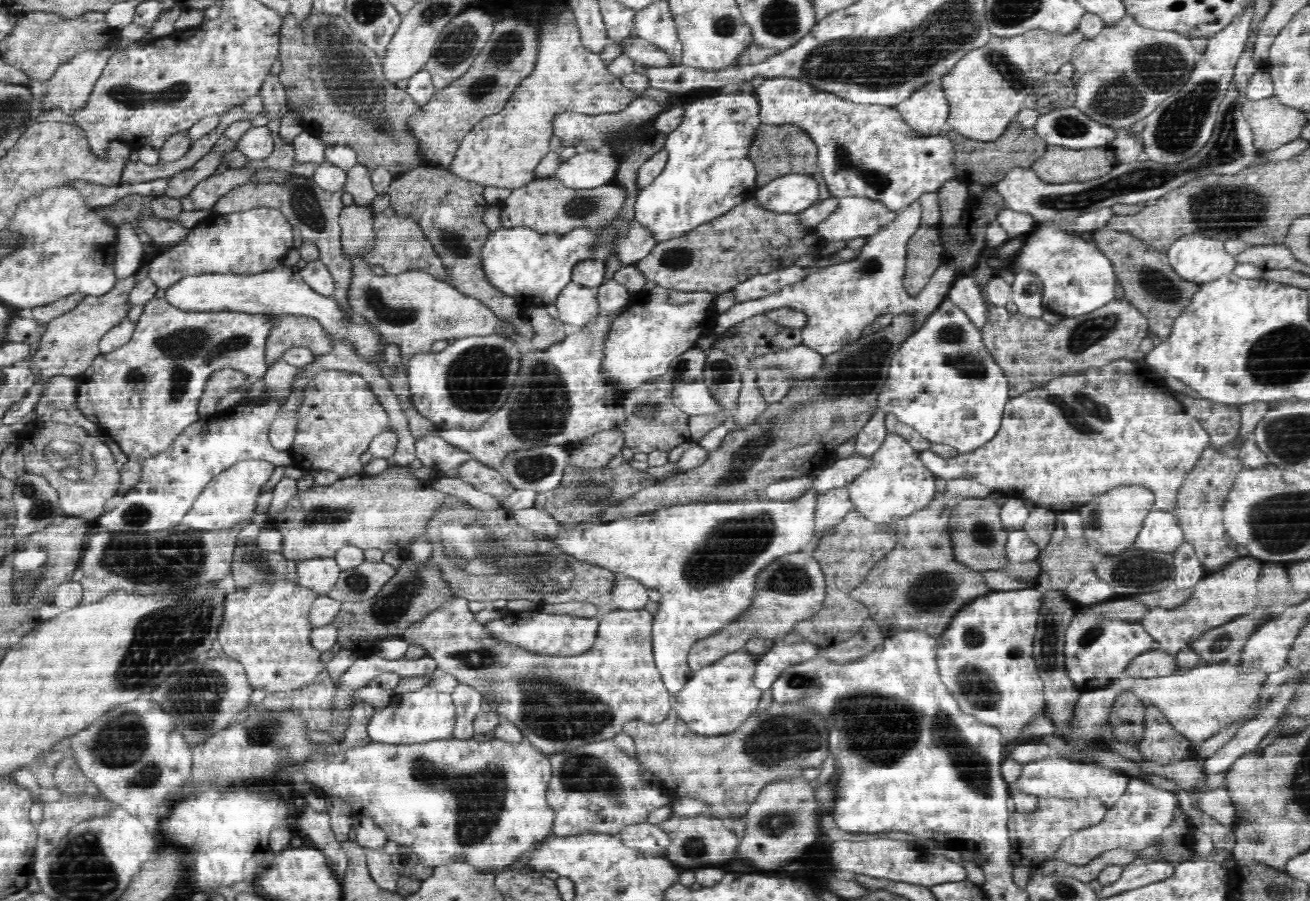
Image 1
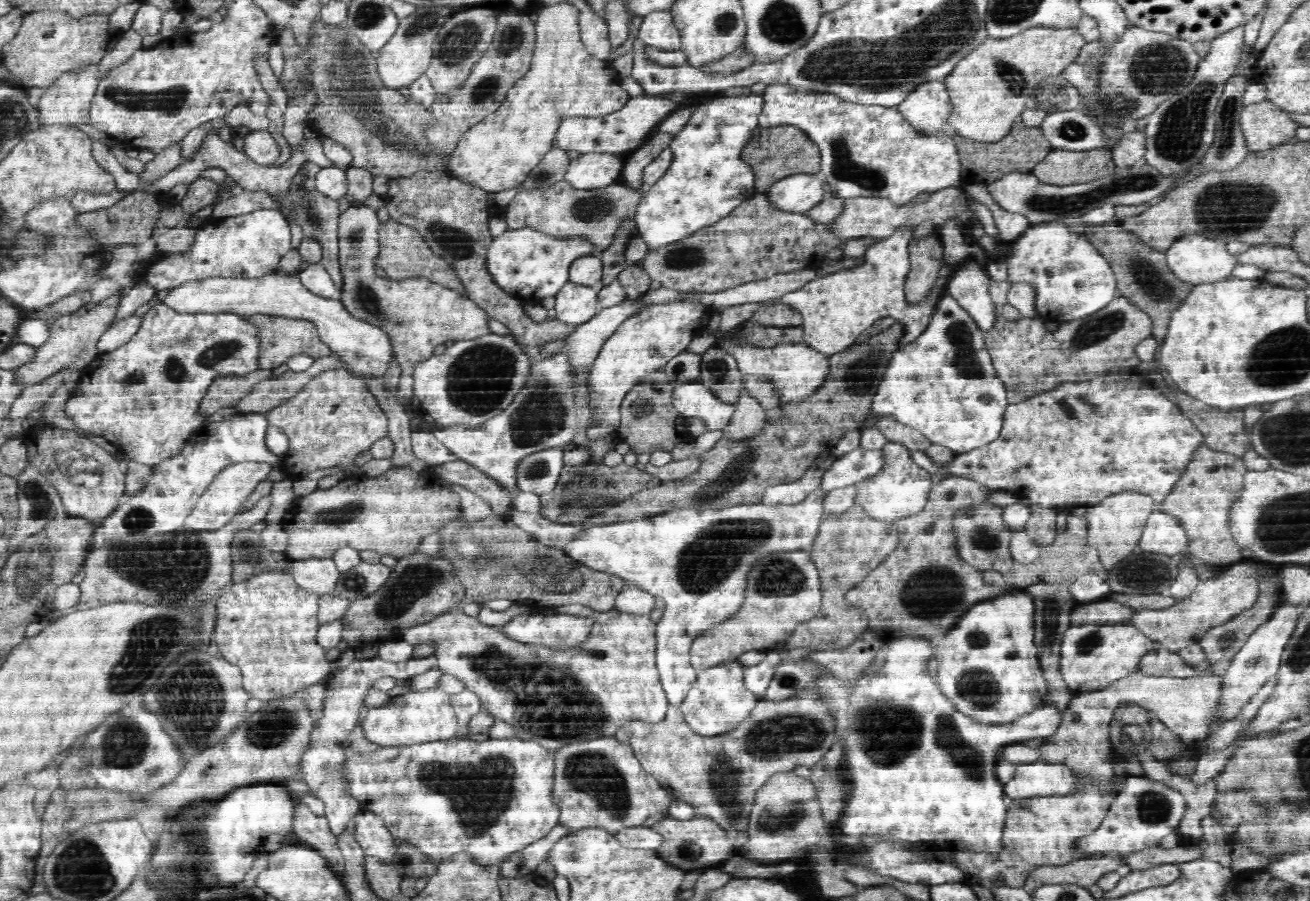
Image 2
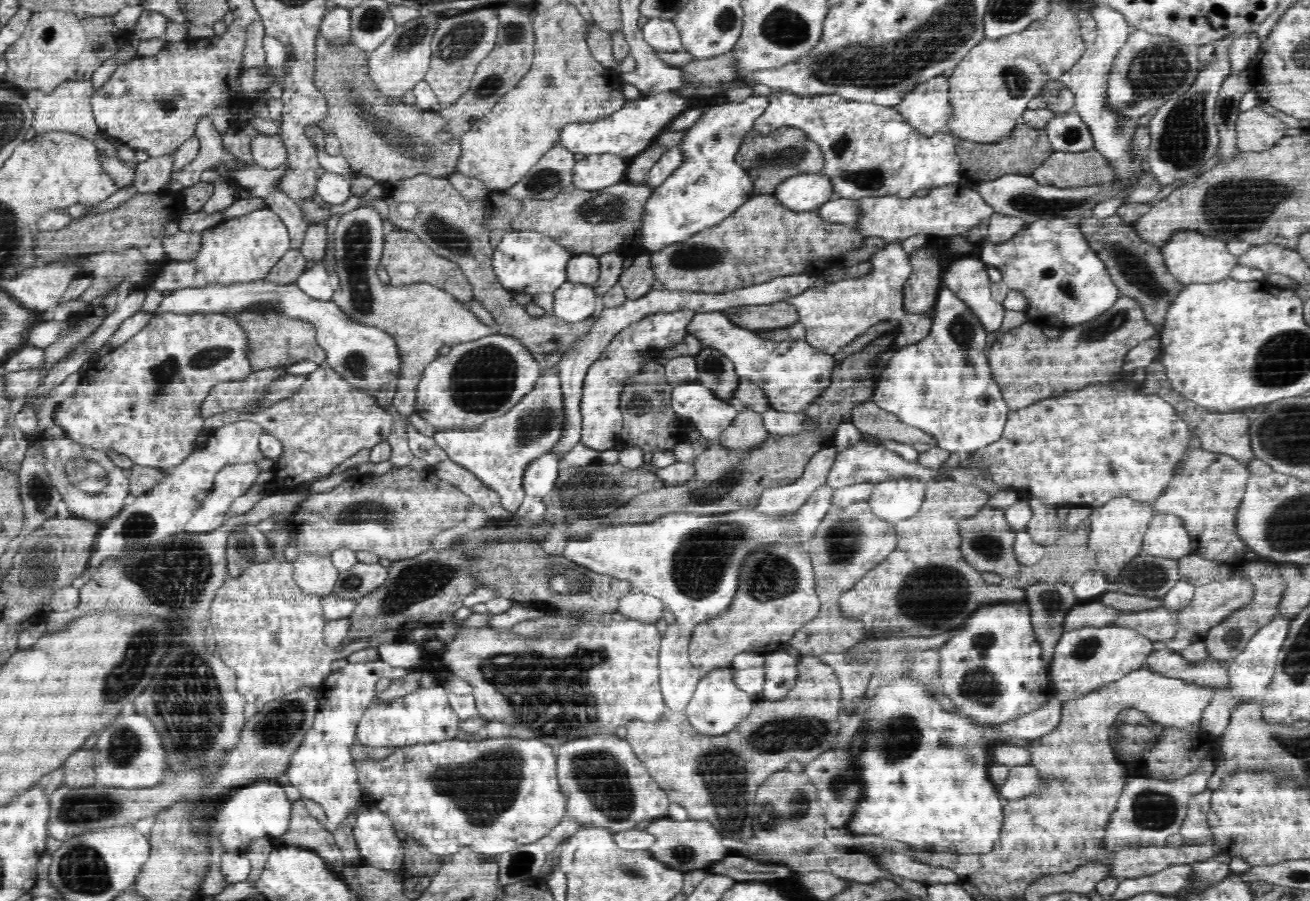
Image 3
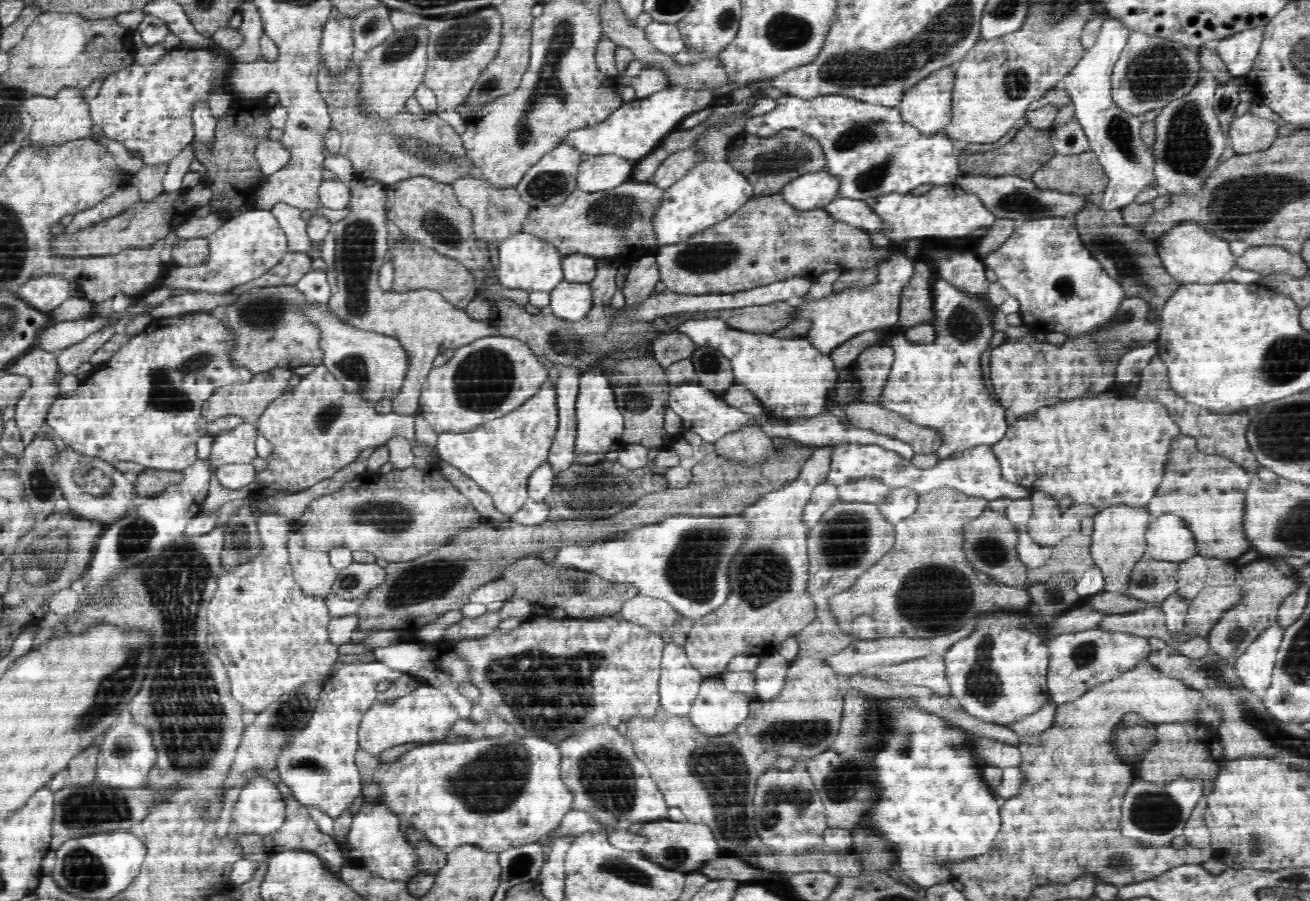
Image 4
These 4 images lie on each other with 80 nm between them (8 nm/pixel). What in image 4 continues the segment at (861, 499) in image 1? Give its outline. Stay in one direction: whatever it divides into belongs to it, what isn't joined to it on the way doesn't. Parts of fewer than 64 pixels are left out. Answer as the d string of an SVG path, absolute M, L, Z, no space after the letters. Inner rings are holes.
M894 486L887 490L878 504L879 512L888 522L896 524L914 515L918 508L919 495L908 486Z

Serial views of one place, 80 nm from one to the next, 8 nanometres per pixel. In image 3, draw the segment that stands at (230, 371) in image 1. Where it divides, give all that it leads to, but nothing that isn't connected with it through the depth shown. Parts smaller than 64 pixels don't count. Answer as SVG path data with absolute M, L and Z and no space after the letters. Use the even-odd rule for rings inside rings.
M272 367L253 372L244 380L220 382L209 390L209 394L201 406L201 415L204 418L210 418L210 416L222 414L226 410L237 410L251 416L256 413L256 409L252 412L250 408L256 406L258 400L262 400L262 396L266 394L266 386L272 384L274 380L282 378L286 373L286 368Z

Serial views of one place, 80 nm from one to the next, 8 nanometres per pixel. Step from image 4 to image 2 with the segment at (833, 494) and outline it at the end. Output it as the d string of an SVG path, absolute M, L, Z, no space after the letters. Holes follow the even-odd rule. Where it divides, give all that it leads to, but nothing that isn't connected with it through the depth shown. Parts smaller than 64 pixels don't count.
M816 489L808 494L807 498L800 501L796 505L762 505L759 504L740 504L730 505L722 508L690 508L690 509L672 509L666 513L660 513L652 517L636 518L636 520L628 520L626 522L614 522L610 524L602 524L600 526L594 526L592 528L584 529L572 540L567 541L564 545L564 552L572 559L581 562L588 566L588 568L594 568L599 572L606 572L615 574L619 578L622 578L627 584L637 586L646 592L649 592L654 596L661 596L665 602L665 611L662 615L662 620L656 623L655 628L655 648L656 651L656 664L658 664L658 670L660 670L660 678L662 678L662 686L664 686L664 692L670 700L672 706L678 706L682 704L682 696L686 696L687 692L690 692L691 685L695 682L698 670L695 669L690 660L688 660L689 650L692 646L694 638L698 634L702 635L708 630L726 622L727 618L730 618L736 611L742 606L744 602L744 595L746 590L746 580L748 580L748 572L752 570L754 563L761 559L763 556L768 556L775 552L786 552L791 550L800 550L802 548L808 549L814 542L816 535L818 534L818 527L824 520L824 507L823 501L826 492L822 489Z

